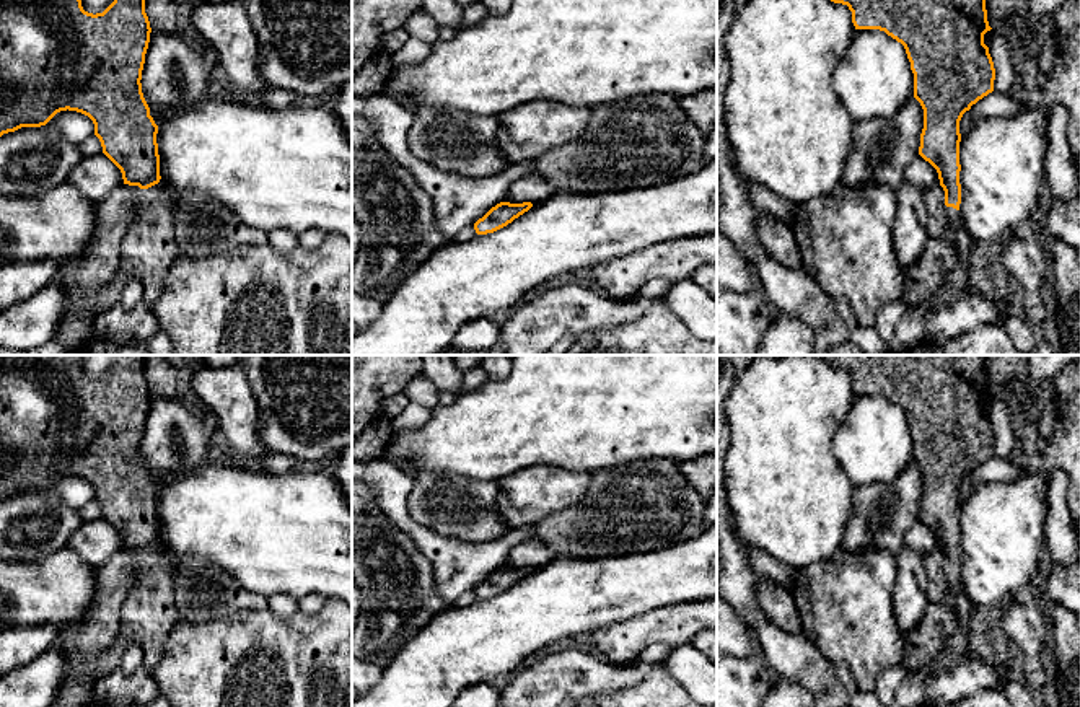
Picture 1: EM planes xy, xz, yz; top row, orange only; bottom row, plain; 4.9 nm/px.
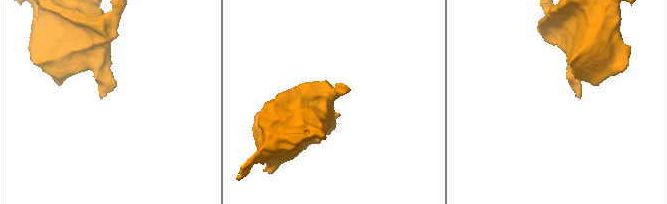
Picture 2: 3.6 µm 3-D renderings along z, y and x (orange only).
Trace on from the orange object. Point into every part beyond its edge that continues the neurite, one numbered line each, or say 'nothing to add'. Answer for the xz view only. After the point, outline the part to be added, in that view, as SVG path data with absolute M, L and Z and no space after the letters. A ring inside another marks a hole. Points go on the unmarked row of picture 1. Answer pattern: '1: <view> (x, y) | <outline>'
nothing to add

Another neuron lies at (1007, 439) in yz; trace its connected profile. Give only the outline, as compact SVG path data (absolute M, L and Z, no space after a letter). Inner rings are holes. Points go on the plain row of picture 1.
M1003 386L992 393L989 419L995 433L994 456L1002 459L1016 458L1021 446L1018 428L1013 422L1013 386Z

